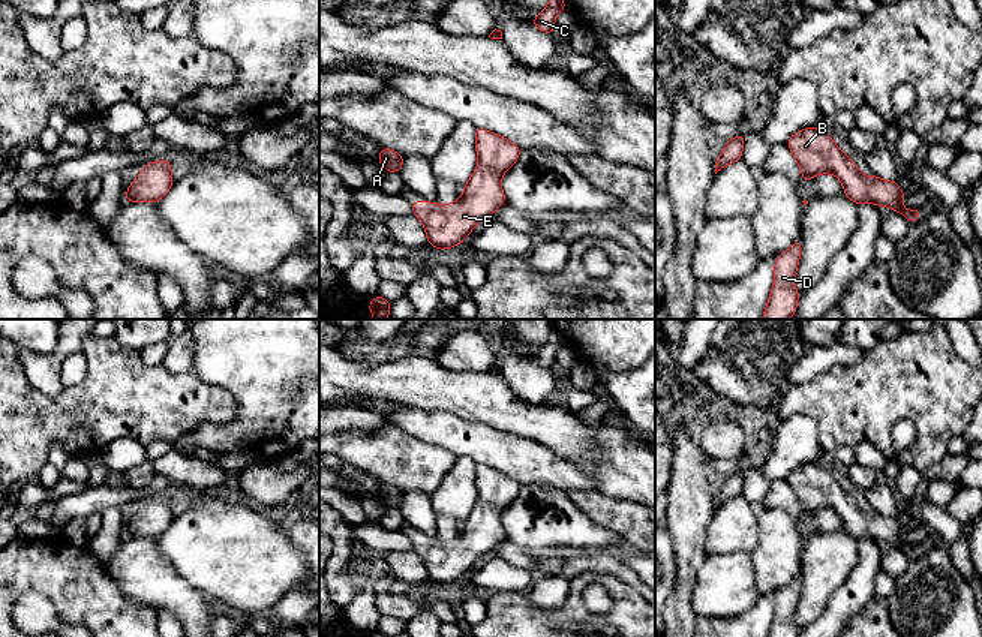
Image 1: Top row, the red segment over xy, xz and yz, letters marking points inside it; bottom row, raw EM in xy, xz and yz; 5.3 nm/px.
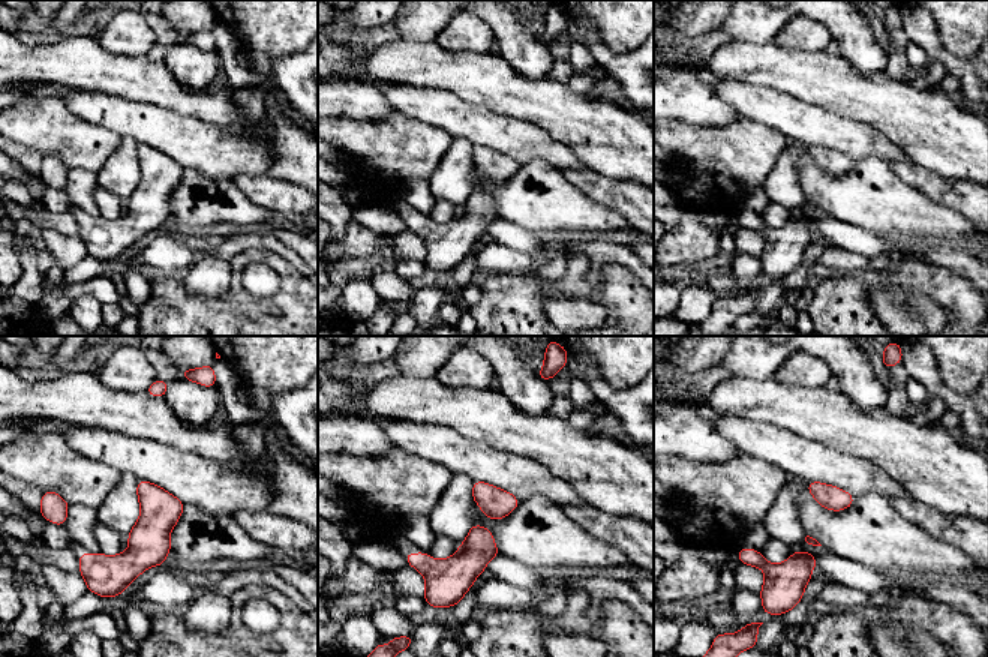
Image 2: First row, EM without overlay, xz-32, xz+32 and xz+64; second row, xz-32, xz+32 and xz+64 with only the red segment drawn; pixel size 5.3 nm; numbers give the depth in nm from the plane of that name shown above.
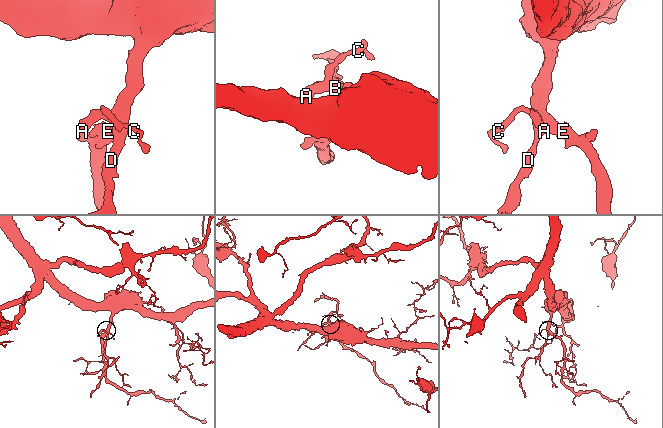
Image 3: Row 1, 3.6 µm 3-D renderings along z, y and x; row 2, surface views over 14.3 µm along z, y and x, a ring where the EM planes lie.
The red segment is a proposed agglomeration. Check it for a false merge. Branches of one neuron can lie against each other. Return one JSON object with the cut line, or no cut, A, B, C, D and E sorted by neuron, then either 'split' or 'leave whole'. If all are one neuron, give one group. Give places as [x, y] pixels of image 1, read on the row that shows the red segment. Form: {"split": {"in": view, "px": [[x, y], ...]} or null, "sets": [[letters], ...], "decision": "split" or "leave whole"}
{"split": null, "sets": [["A", "B", "C", "D", "E"]], "decision": "leave whole"}

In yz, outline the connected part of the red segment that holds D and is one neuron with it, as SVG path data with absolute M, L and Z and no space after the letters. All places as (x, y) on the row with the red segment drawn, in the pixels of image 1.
M795 241L775 259L774 285L762 319L789 319L796 313L799 292L795 274L799 264L802 241Z

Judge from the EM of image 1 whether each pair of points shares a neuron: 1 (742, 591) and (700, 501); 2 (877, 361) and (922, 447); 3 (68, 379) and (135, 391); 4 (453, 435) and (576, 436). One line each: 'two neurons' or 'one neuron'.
1: two neurons
2: one neuron
3: two neurons
4: two neurons

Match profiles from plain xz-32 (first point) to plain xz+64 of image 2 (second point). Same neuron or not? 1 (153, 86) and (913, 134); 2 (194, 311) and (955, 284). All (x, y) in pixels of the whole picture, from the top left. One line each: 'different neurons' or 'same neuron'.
1: same neuron
2: same neuron

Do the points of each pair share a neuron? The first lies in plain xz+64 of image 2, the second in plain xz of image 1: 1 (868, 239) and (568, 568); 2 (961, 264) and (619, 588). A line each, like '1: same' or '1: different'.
1: different
2: different

